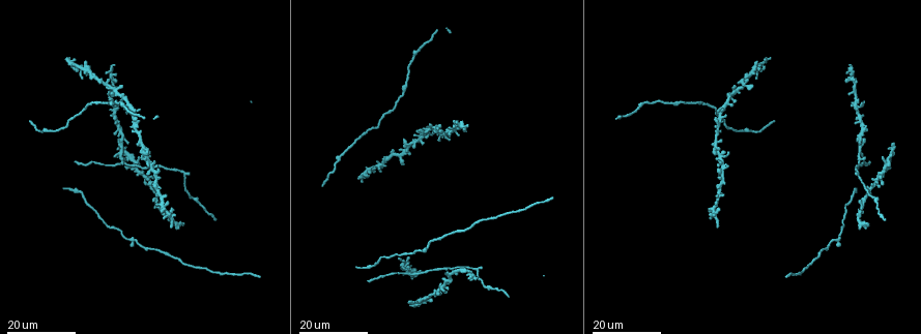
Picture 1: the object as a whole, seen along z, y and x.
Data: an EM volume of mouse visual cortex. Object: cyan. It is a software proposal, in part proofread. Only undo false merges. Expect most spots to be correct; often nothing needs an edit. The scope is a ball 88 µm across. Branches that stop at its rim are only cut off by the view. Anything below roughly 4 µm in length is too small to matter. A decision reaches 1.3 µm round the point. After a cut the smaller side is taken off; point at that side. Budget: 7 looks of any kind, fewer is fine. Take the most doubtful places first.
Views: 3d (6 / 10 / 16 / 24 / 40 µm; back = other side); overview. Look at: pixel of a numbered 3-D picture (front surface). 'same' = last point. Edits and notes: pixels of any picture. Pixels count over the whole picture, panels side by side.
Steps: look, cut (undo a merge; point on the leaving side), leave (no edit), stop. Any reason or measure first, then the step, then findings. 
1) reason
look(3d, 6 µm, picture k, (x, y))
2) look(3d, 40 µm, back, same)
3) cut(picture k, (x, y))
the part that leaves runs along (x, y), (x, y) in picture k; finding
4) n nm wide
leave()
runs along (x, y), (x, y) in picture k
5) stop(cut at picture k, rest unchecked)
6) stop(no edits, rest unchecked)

small branch off a trunk
look(3d, 16 µm, picture 1, (414, 271))

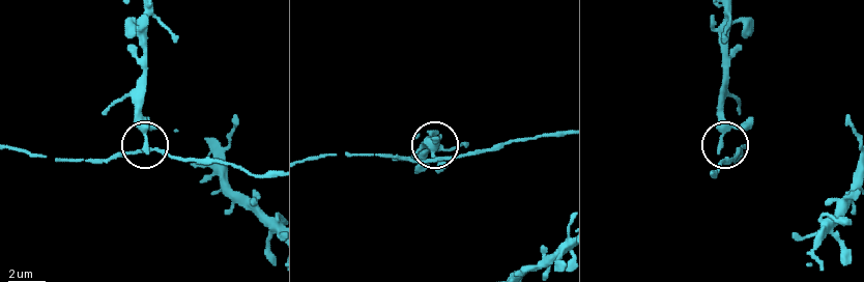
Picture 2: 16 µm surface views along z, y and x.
look(3d, 10 µm, picture 2, (440, 158))

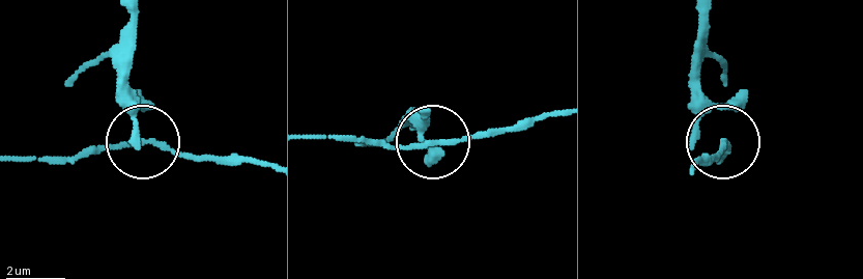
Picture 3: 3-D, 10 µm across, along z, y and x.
side arm 17 µm
leave()
all the same neuron

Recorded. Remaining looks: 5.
four-way junction
look(3d, 16 µm, picture 1, (875, 177))

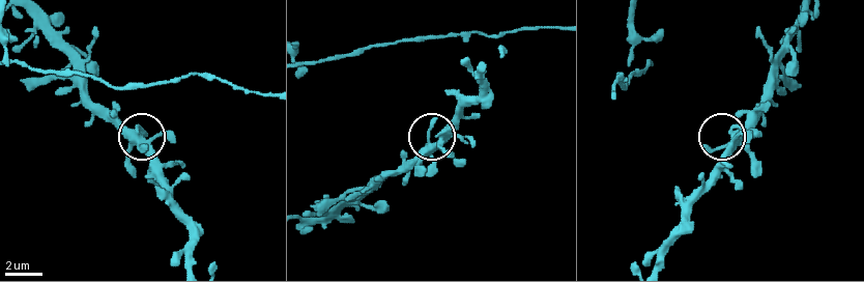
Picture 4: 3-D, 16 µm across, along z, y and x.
look(3d, 10 µm, picture 4, (150, 146))

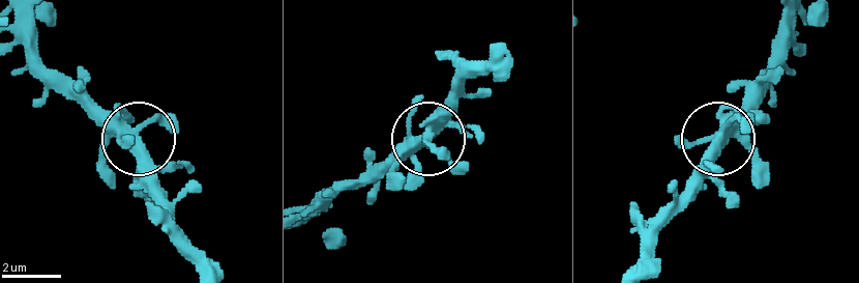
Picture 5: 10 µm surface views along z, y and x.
leave()
all the same neuron

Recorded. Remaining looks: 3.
look(3d, 16 µm, picture 1, (478, 269))

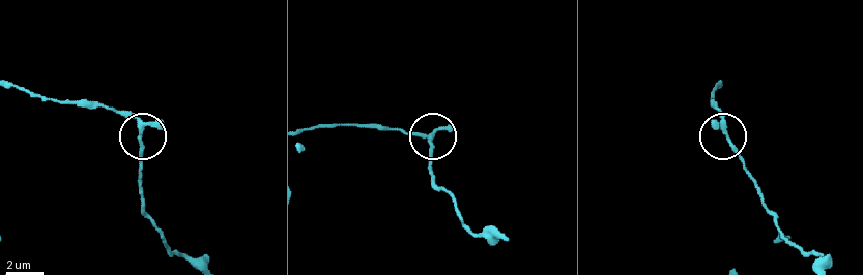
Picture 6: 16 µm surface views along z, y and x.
closer look
look(3d, 10 µm, picture 6, (433, 131))

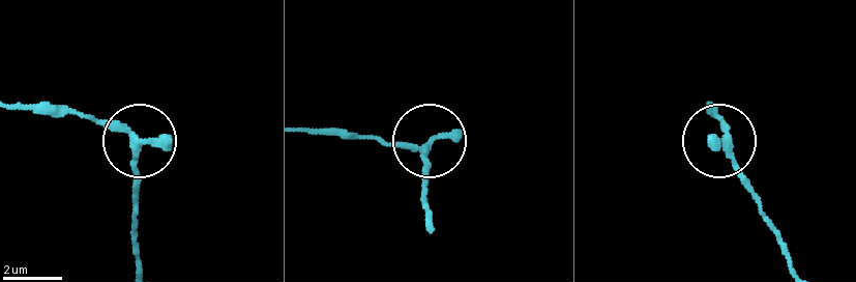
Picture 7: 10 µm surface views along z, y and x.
290 nm wide
leave()
runs along (17, 107), (84, 114), (136, 135), (136, 216) in picture 7; one neuron here

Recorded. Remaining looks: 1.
stop(no edits, rest unchecked)

